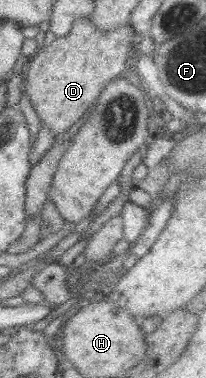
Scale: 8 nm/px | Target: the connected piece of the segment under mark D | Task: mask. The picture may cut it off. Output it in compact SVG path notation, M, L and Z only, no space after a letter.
M90 17L76 20L66 36L56 37L49 45L39 47L30 58L30 68L26 72L25 95L28 96L40 120L48 126L55 137L80 120L91 104L95 103L102 90L112 81L112 78L116 78L124 70L122 64L130 58L128 48L136 37L130 30L131 25L128 24L102 32L95 27Z

